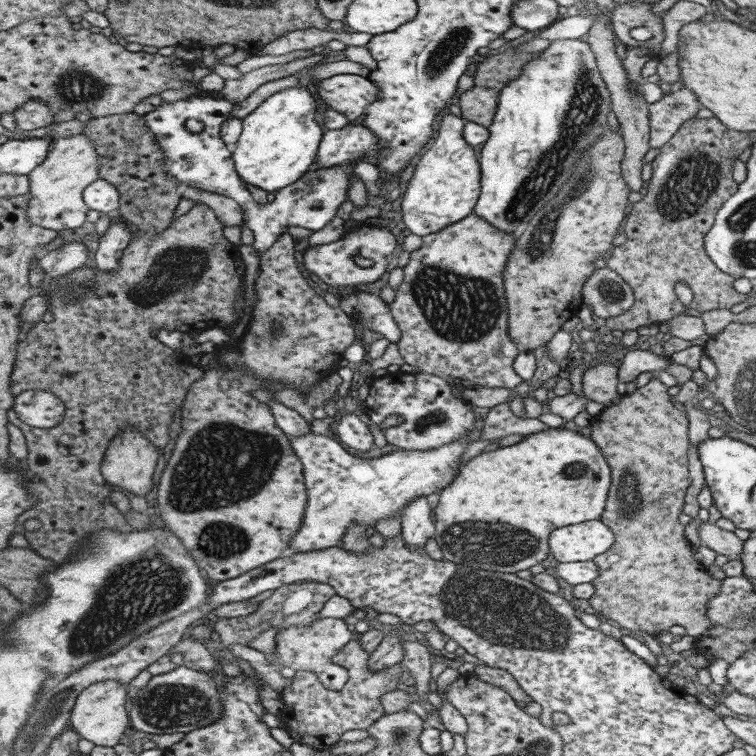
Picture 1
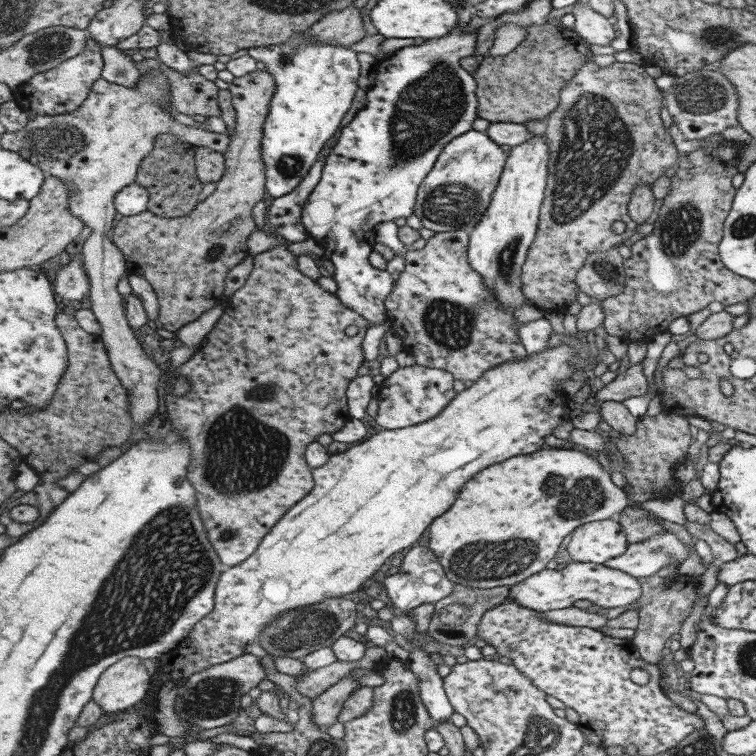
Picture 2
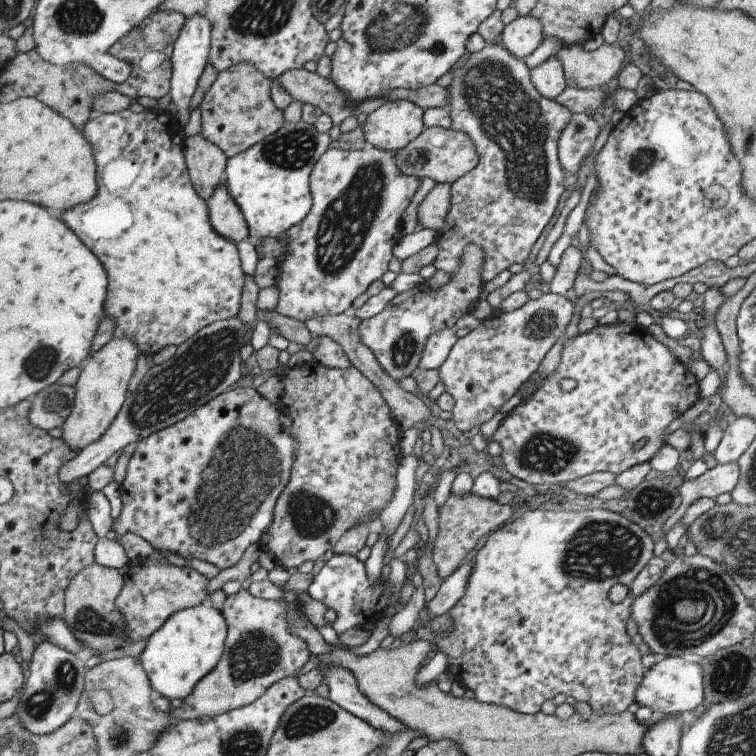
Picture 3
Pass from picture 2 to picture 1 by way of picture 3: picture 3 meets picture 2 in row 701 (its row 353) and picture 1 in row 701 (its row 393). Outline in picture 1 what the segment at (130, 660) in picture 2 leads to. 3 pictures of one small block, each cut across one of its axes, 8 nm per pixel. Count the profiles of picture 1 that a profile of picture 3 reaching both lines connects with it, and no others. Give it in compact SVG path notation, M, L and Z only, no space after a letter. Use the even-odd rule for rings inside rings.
M117 680L95 682L81 690L74 699L69 726L79 733L79 738L85 738L97 746L115 746L120 742L125 728L129 726L127 712L129 696L128 686Z

